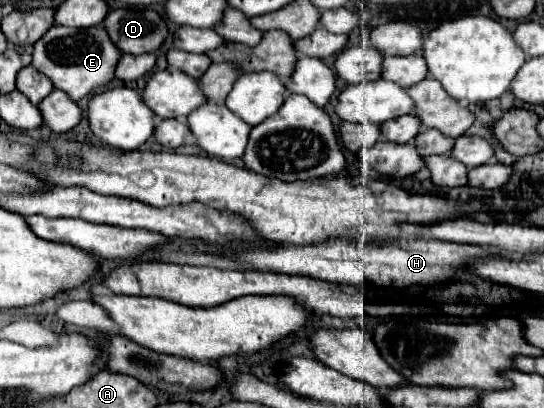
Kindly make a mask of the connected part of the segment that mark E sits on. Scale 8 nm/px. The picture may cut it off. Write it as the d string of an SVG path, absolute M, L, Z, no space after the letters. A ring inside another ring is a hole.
M52 26L36 44L34 44L34 54L32 54L32 66L46 74L52 82L54 88L64 90L72 100L82 100L84 96L88 96L90 92L94 92L100 86L106 86L114 80L114 66L118 66L118 58L122 56L122 52L118 48L114 48L114 42L110 42L106 28L100 26L92 26L92 28L82 28L82 30L74 30L74 28L66 28L66 26Z

